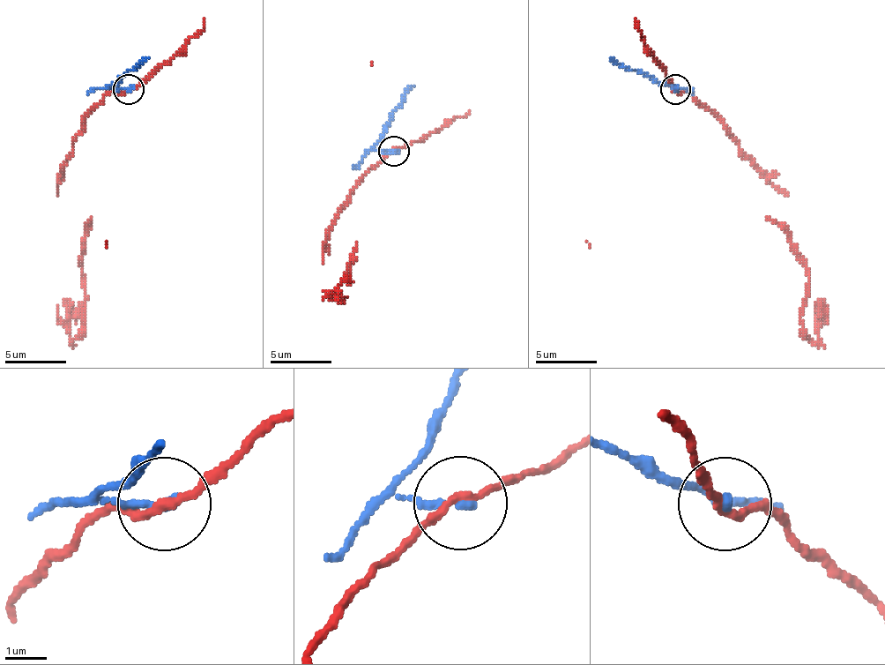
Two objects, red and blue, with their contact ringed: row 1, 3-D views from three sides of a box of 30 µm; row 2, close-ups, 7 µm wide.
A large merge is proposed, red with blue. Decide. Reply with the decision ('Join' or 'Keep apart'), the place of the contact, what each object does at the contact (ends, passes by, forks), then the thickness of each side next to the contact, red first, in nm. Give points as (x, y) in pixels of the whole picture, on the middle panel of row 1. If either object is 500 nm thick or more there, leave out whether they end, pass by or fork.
Keep apart. Place: (393, 151). At the ring red passes by. At the ring blue ends. Thickness 190 nm (red) against 240 nm

